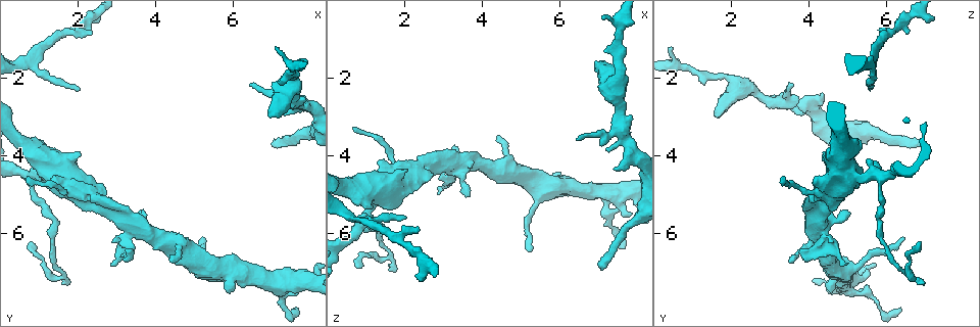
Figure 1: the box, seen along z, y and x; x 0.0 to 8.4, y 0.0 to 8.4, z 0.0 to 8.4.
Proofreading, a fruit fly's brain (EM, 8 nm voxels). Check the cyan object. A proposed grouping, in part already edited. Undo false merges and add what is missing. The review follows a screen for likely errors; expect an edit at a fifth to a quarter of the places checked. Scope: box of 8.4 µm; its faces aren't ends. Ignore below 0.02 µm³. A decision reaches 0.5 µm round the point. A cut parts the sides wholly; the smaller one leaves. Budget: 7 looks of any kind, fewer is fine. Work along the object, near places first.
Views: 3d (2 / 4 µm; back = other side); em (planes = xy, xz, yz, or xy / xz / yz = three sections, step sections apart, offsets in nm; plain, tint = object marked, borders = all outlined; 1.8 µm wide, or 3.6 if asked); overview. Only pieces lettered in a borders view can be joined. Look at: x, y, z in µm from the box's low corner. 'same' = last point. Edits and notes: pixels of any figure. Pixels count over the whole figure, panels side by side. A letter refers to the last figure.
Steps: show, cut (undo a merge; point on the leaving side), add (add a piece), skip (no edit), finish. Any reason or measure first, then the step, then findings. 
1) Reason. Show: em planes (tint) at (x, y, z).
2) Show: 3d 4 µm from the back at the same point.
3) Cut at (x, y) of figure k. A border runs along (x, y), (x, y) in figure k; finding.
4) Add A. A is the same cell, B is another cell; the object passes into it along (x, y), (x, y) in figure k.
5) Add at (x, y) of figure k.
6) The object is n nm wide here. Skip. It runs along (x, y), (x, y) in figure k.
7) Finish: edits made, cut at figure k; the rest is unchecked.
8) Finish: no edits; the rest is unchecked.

Stops while still wide. Show: 3d 4 µm from the back at (7.35, 2.50, 4.35).

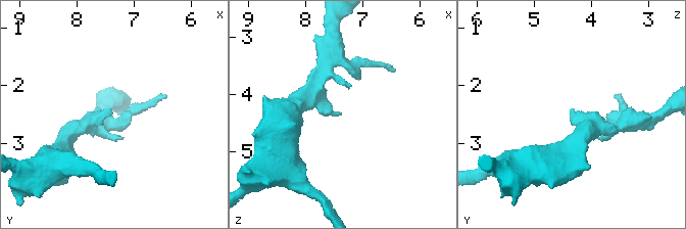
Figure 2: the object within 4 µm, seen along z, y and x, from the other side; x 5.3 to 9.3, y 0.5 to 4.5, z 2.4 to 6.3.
Show: em planes (borders) at (7.35, 2.45, 4.30).

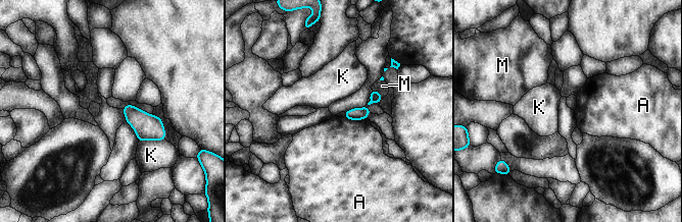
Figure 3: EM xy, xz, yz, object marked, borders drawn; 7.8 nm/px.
Skip. A, K and M are other cells; a border runs along (343, 116), (349, 119), (364, 119) in figure 3; no lettered piece goes on from it.

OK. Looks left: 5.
Branch stops here. Show: 3d 2 µm at (7.05, 3.70, 7.00).

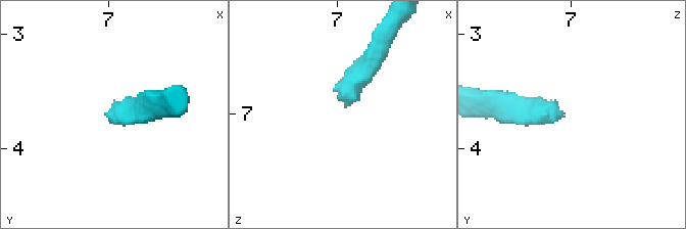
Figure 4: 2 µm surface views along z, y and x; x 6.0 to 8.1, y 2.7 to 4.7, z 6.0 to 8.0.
Show: em xy step 16 (borders) at (7.08, 3.70, 6.94).

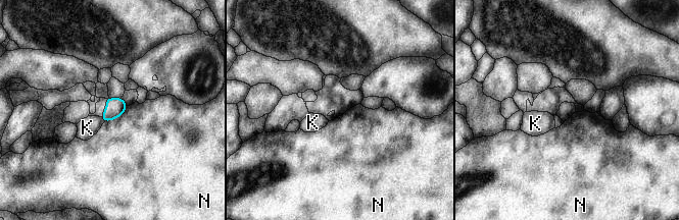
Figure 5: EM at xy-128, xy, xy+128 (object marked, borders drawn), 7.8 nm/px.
The longest contact is with N, 240 nm. Skip. K and N are other cells; no lettered piece goes on from it.

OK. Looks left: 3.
Branch stops here. Show: em planes (borders) at (4.45, 6.75, 3.50).

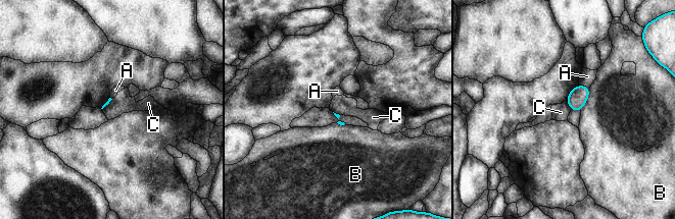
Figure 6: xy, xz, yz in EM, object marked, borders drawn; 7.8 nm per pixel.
Skip. A, B and C are other cells; a border runs along (566, 100), (571, 110) in figure 6; none of them fits.

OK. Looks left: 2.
Finish: no edits; the rest is unchecked.

